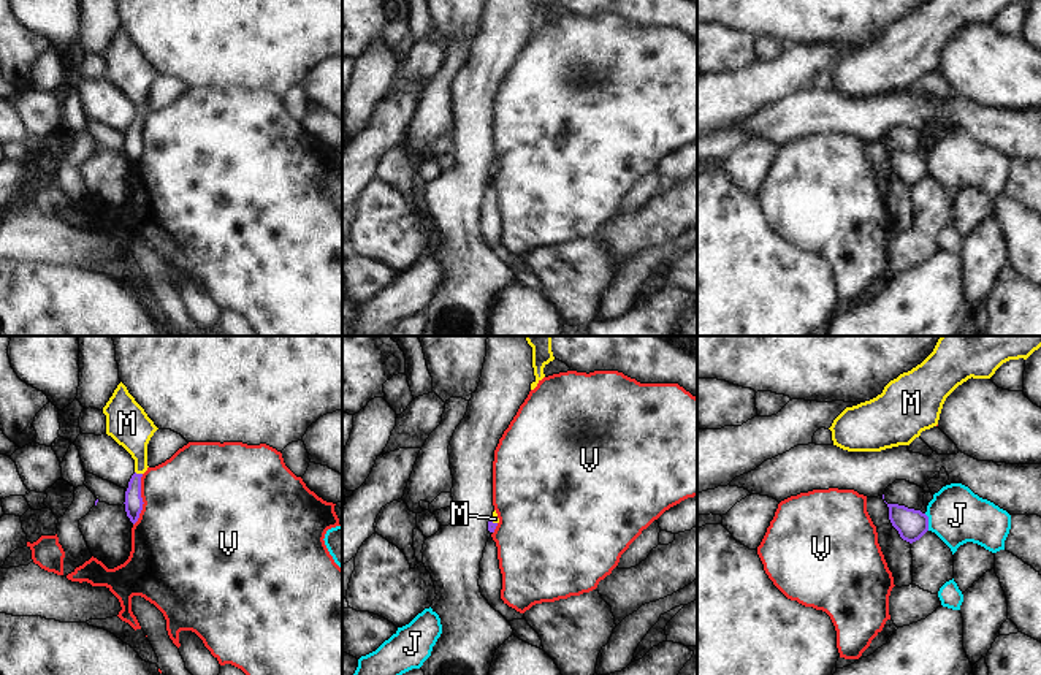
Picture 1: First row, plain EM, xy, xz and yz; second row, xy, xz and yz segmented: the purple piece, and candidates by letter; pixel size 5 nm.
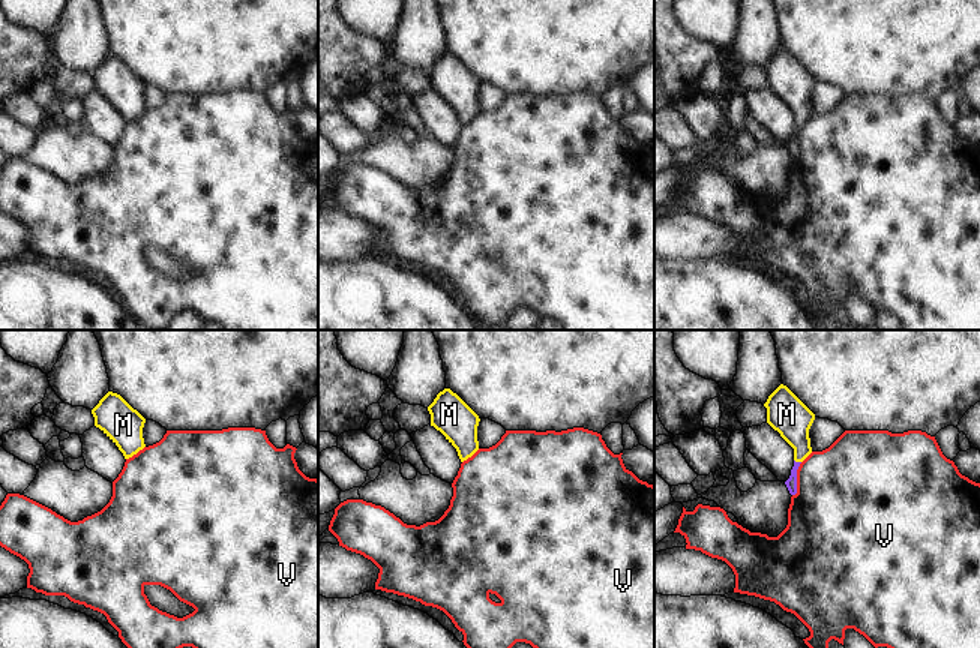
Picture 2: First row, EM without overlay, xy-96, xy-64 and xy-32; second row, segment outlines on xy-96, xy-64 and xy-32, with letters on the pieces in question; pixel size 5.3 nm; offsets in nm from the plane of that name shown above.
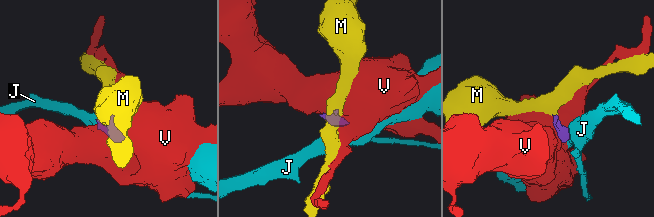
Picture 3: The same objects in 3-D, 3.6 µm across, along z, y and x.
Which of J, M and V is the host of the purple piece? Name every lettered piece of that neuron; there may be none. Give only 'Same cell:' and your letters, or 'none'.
Same cell: M

